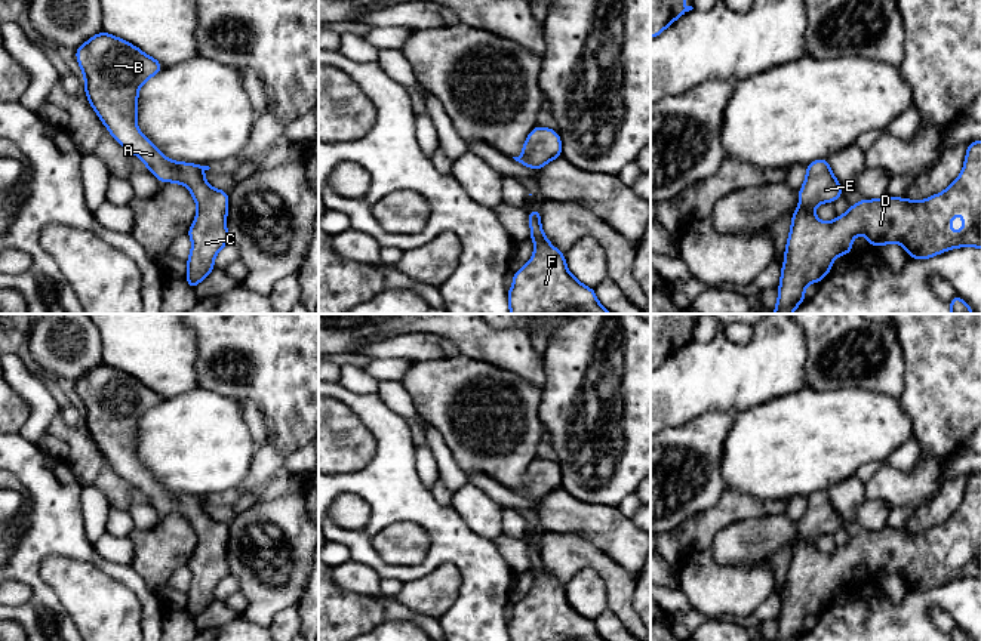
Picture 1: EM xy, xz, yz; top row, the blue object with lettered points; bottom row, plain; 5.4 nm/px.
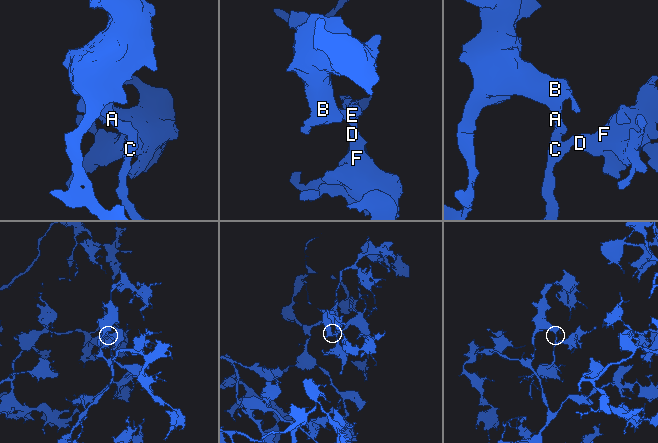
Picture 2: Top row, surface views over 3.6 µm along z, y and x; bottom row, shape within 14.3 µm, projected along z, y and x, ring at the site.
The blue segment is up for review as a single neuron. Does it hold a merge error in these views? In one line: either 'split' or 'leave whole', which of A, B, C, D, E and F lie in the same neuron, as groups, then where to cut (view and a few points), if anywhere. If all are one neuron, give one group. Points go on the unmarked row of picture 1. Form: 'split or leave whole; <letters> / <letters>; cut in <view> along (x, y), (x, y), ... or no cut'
leave whole; A B C D E F; no cut

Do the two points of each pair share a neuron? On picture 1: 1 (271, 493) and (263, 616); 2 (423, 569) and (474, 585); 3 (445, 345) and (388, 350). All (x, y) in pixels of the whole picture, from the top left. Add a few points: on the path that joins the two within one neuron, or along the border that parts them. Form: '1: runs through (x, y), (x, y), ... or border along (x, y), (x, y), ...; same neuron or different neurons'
1: border along (303, 492), (289, 492), (267, 501), (249, 499); different neurons
2: runs through (437, 558), (455, 558), (467, 570); same neuron
3: runs through (431, 347), (402, 347); same neuron

